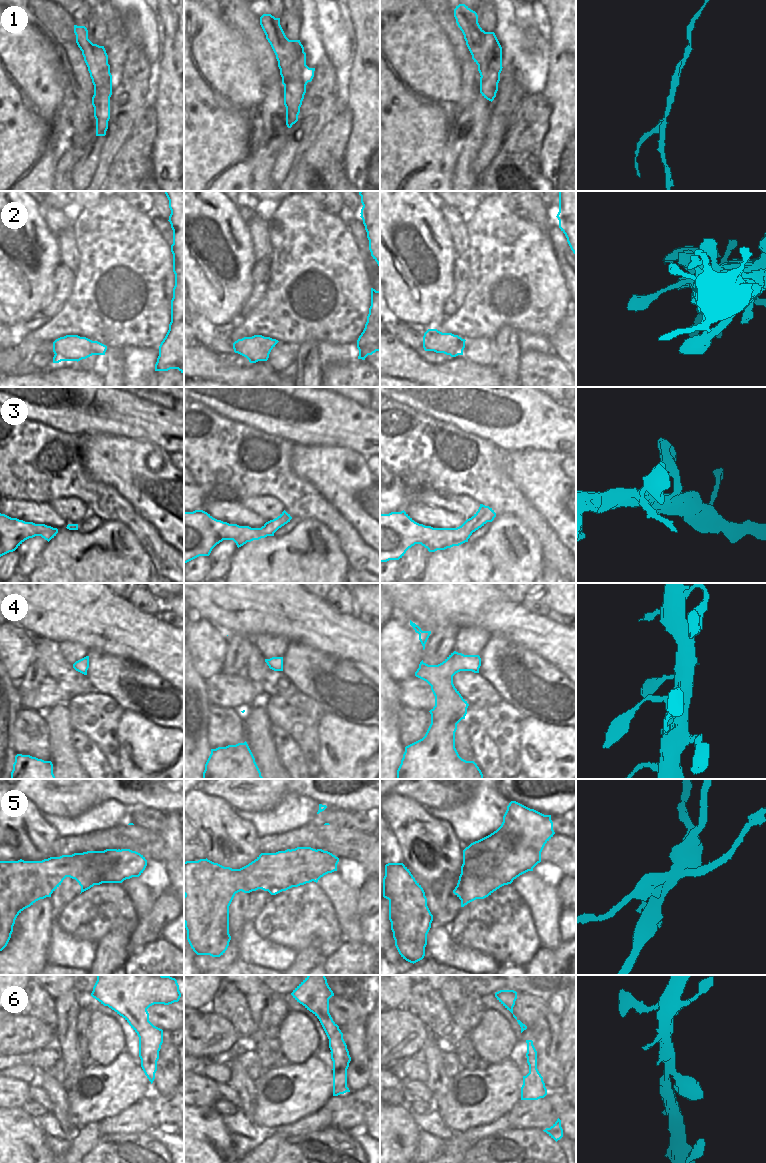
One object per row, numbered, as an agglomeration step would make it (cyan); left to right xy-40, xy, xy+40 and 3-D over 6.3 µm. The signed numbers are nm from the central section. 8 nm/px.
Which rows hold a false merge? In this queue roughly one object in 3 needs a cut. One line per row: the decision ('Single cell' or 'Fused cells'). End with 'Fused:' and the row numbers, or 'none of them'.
1: Fused cells
2: Single cell
3: Single cell
4: Single cell
5: Fused cells
6: Single cell
Fused: 1, 5

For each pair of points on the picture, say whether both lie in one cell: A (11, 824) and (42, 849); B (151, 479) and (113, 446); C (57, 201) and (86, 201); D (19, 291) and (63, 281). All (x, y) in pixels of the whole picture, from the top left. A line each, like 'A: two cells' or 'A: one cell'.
A: one cell
B: one cell
C: one cell
D: two cells

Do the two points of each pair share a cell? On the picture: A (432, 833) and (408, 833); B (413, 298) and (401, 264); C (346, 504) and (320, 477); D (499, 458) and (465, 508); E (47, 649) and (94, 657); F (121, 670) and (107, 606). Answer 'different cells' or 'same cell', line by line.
A: same cell
B: same cell
C: same cell
D: different cells
E: different cells
F: different cells

